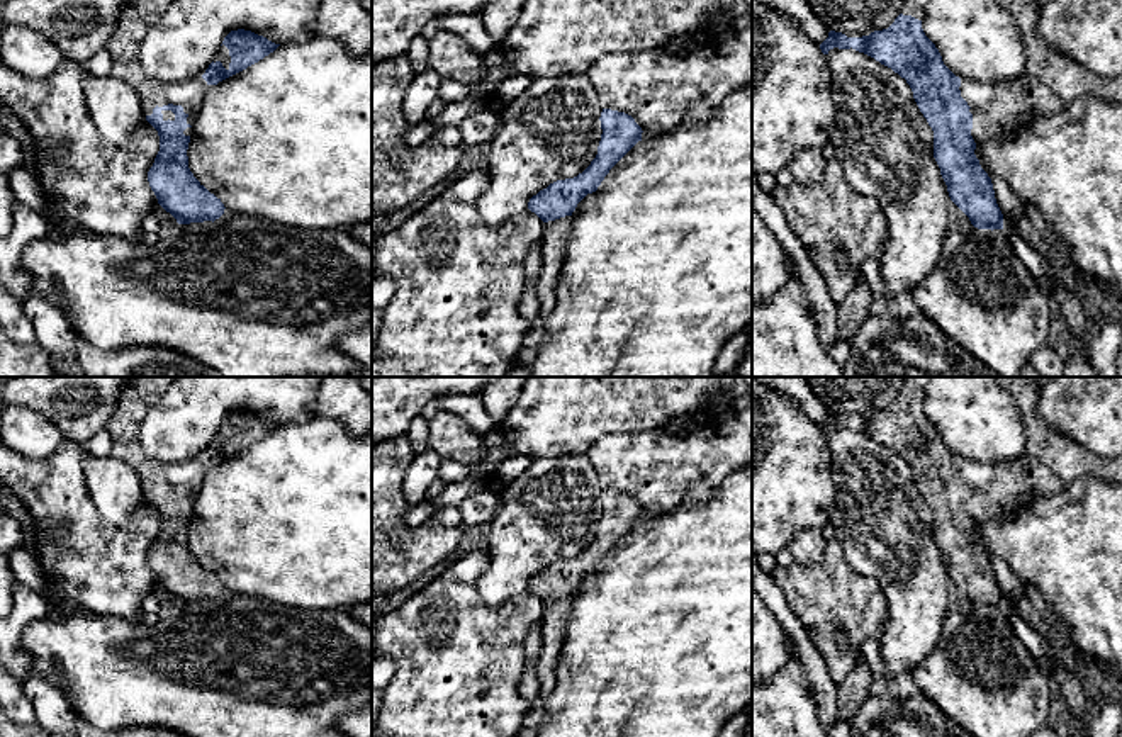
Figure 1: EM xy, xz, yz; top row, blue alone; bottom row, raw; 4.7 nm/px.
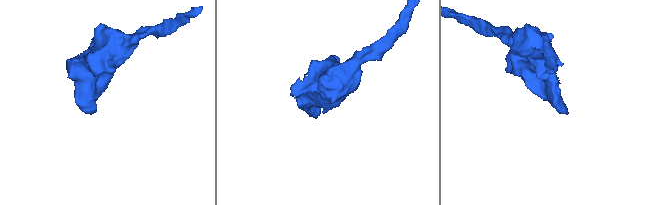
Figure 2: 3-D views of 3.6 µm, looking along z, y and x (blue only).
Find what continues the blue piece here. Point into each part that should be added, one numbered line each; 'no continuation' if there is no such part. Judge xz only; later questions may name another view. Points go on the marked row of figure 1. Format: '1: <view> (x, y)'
1: xz (555, 233)

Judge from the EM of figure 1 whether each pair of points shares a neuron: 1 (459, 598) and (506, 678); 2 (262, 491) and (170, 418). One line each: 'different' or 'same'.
1: same
2: different

